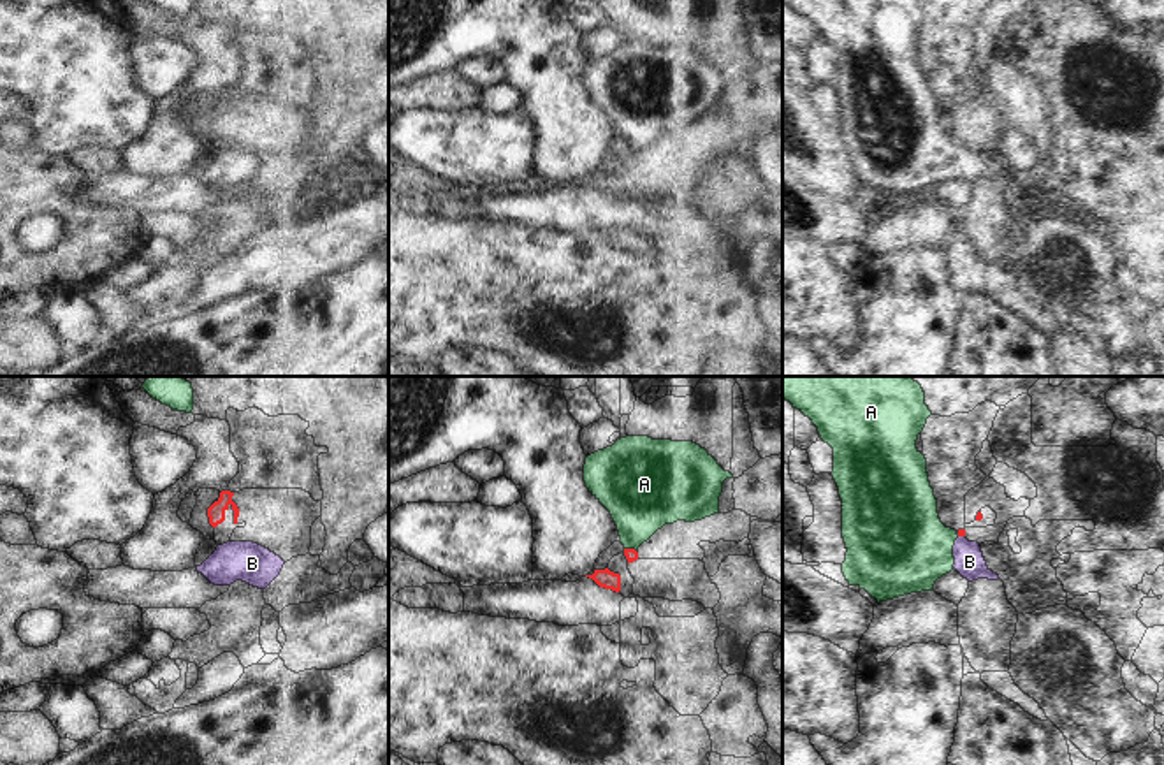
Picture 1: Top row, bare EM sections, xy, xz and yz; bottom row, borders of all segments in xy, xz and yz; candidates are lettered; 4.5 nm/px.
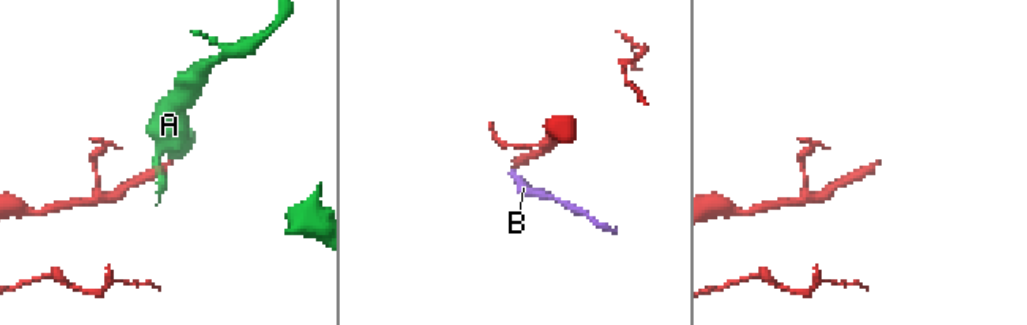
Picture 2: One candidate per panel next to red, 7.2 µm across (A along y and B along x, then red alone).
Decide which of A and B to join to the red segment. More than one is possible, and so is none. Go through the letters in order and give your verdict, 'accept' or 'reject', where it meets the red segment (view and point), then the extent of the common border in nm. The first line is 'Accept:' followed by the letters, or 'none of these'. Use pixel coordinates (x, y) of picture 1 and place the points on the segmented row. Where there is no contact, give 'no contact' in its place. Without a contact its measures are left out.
Accept: none of these
A: reject | xz (630, 549) | 60 nm
B: reject | yz (962, 535) | 30 nm

